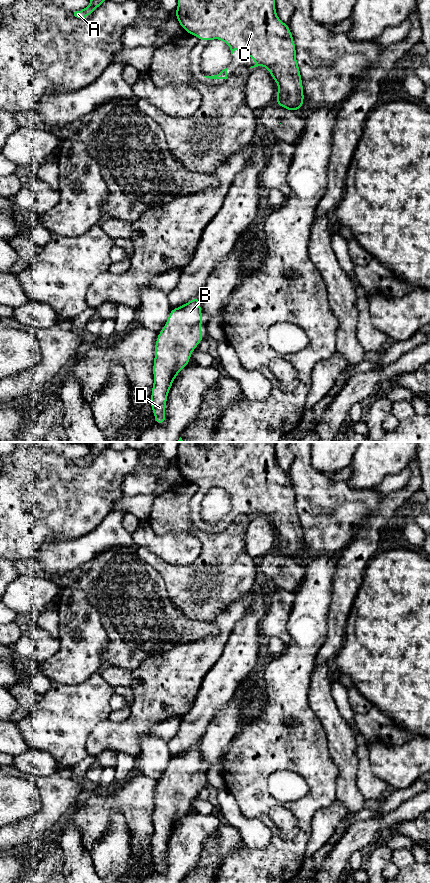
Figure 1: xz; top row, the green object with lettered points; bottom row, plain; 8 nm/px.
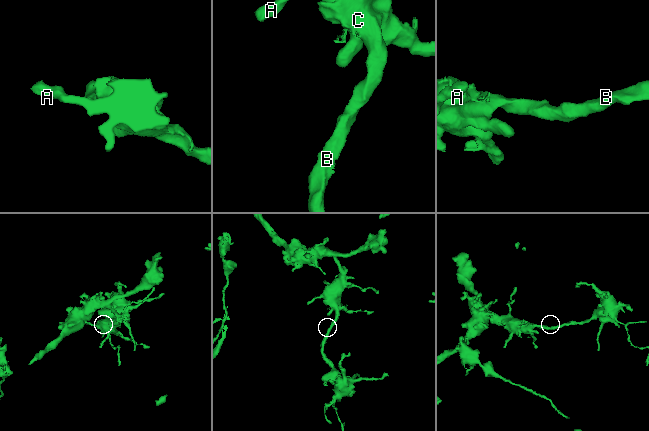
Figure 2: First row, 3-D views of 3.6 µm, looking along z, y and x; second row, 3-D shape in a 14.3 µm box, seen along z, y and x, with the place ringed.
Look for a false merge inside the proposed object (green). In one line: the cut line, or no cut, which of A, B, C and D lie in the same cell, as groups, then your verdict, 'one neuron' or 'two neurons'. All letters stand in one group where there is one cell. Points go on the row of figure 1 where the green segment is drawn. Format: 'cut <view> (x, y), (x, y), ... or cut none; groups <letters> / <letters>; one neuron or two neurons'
cut none; groups A B C D; one neuron

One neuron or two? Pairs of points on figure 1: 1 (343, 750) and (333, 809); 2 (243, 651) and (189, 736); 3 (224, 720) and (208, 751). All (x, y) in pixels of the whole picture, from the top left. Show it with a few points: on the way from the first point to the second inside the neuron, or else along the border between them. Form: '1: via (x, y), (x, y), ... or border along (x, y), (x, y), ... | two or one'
1: border along (336, 799), (346, 810), (338, 823) | two
2: via (228, 672), (201, 715) | one
3: via (223, 728), (214, 743) | one

